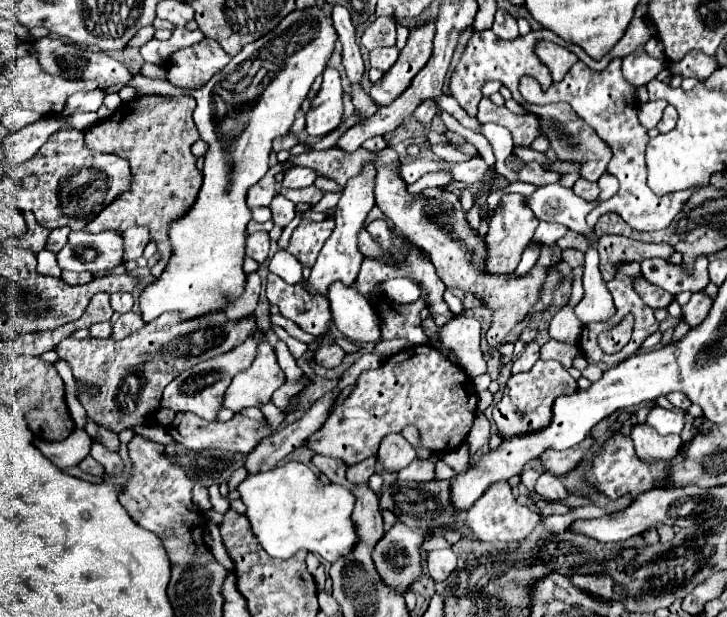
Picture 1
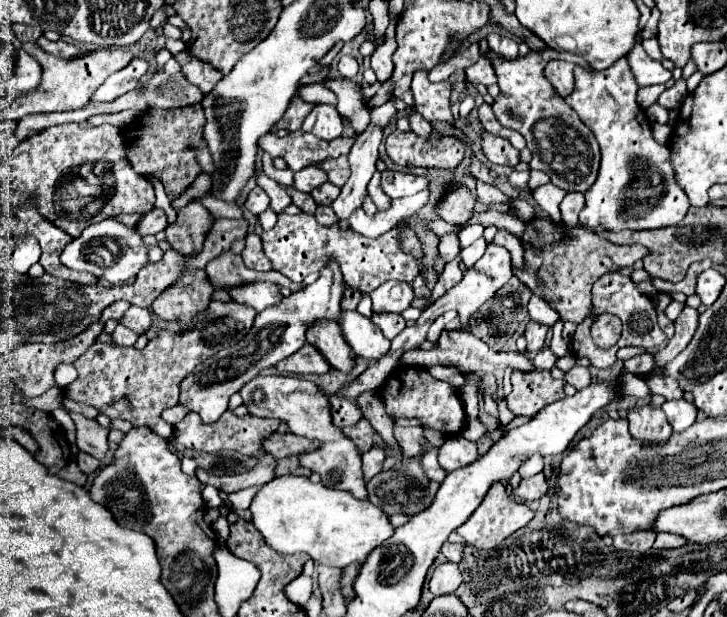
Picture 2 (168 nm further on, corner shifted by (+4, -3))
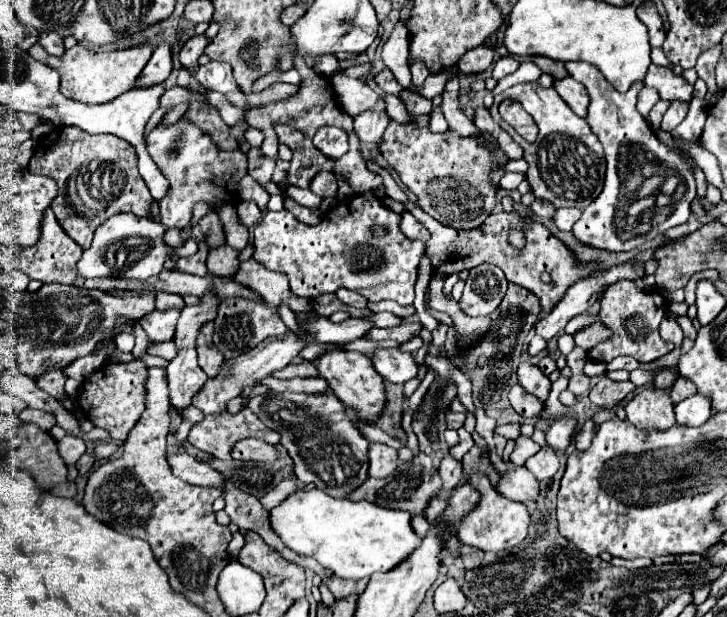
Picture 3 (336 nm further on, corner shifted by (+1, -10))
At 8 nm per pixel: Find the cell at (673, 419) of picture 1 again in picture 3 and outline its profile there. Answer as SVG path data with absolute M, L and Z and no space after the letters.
M693 395L675 405L677 423L687 427L699 427L711 417L711 401L705 395Z

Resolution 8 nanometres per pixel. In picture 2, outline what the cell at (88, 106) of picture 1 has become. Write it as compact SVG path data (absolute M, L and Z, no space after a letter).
M132 58L128 68L122 68L106 78L106 82L92 94L92 102L110 102L118 96L134 90L140 84L140 76L146 72L148 64L140 58Z

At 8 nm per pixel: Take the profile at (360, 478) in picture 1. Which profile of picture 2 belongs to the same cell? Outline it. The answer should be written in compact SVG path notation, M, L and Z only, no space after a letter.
M372 448L368 452L362 454L362 472L364 472L364 480L372 480L380 470L382 470L382 462L386 458L386 452L382 448Z

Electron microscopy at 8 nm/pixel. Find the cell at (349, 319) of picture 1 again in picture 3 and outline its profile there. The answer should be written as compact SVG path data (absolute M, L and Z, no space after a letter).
M377 349L373 357L375 371L389 383L407 383L417 377L417 363L411 353L399 349Z

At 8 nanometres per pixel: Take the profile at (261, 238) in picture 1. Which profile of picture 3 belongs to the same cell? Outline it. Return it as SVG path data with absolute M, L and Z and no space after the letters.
M249 259L247 263L239 265L239 269L235 273L235 281L241 283L243 287L255 291L259 295L259 299L269 307L287 305L293 313L311 309L309 299L299 299L299 295L295 295L289 289L285 275L277 275L275 271L267 271L265 267L259 267L259 263L255 263L255 259Z

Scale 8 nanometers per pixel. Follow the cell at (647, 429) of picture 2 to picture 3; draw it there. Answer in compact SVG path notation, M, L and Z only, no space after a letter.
M647 387L639 391L627 405L627 419L637 427L669 429L675 423L675 405L665 389Z

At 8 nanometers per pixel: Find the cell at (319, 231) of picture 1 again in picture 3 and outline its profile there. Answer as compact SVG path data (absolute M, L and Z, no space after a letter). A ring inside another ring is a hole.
M353 195L335 203L331 211L327 211L317 225L305 225L293 217L291 211L283 209L279 213L267 213L261 223L257 223L253 231L255 239L255 255L253 259L267 267L269 271L279 271L289 277L291 291L299 297L315 299L319 295L335 293L345 287L361 293L367 301L391 299L403 307L413 305L415 299L415 281L417 281L417 265L425 253L425 243L411 241L399 231L399 215L383 205L381 199L367 199L365 195ZM373 227L383 227L387 233L383 237L373 235Z

